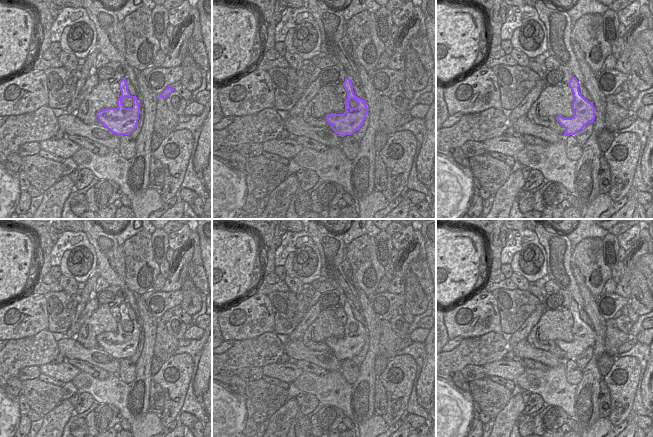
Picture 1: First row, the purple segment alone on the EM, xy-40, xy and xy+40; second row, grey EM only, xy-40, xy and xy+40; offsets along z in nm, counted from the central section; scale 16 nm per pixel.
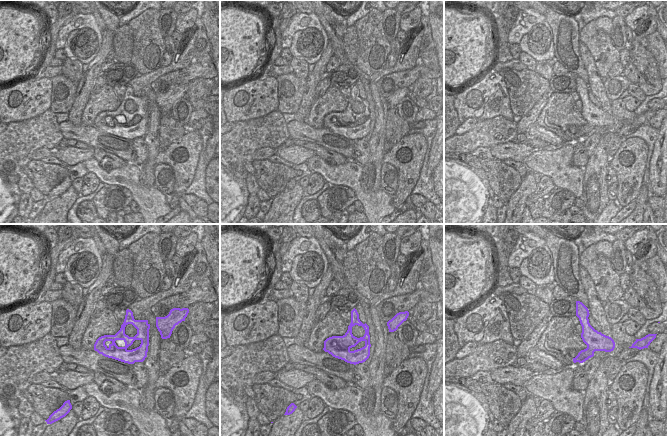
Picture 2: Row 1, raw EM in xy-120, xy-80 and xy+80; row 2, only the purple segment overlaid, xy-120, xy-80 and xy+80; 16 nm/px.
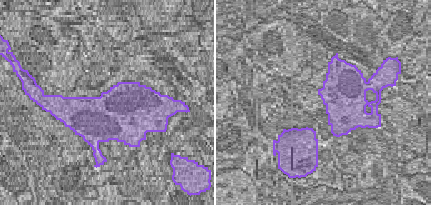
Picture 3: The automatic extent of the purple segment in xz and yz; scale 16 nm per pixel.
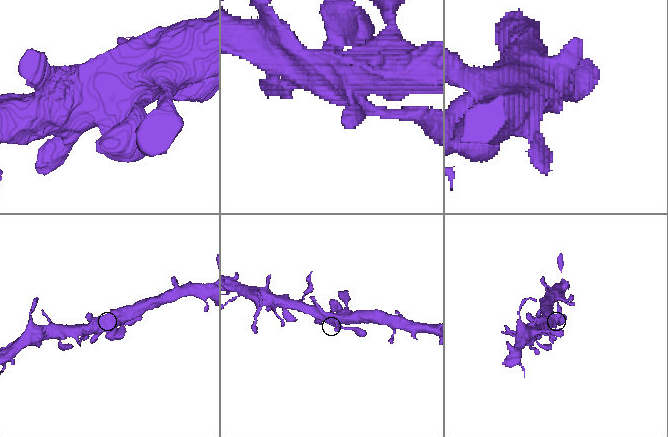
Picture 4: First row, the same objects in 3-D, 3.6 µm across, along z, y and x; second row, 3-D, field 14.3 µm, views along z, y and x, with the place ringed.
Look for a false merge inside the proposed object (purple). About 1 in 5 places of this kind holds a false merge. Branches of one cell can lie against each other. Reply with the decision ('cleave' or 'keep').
keep

